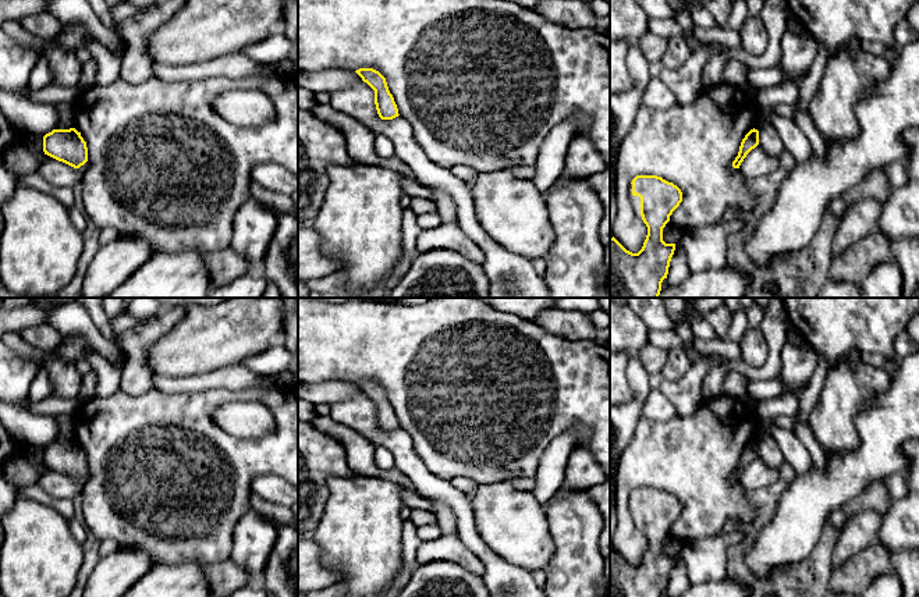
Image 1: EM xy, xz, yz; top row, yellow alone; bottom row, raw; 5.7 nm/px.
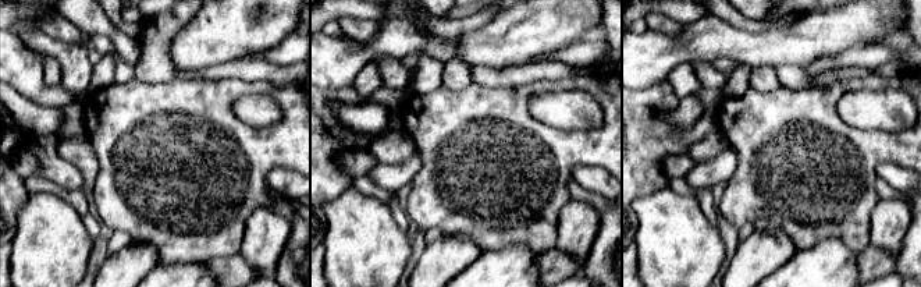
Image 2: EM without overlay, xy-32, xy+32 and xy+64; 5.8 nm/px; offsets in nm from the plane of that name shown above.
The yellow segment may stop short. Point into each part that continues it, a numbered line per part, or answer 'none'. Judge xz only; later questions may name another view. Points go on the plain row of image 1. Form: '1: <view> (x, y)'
none

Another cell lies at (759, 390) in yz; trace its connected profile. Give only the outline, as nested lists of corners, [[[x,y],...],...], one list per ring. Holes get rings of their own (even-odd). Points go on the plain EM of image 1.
[[[746,380],[746,395],[748,399],[762,402],[769,398],[776,398],[791,388],[776,380]]]

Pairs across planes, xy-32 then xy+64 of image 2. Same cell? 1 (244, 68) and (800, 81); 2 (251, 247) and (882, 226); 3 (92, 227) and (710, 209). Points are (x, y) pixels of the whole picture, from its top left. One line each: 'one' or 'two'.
1: one
2: one
3: one

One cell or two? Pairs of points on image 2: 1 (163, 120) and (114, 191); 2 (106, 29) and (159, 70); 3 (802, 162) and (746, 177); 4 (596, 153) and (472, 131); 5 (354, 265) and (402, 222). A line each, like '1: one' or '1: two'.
1: one
2: two
3: one
4: one
5: two

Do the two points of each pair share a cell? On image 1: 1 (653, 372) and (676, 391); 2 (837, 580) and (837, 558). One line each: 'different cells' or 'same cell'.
1: different cells
2: different cells

